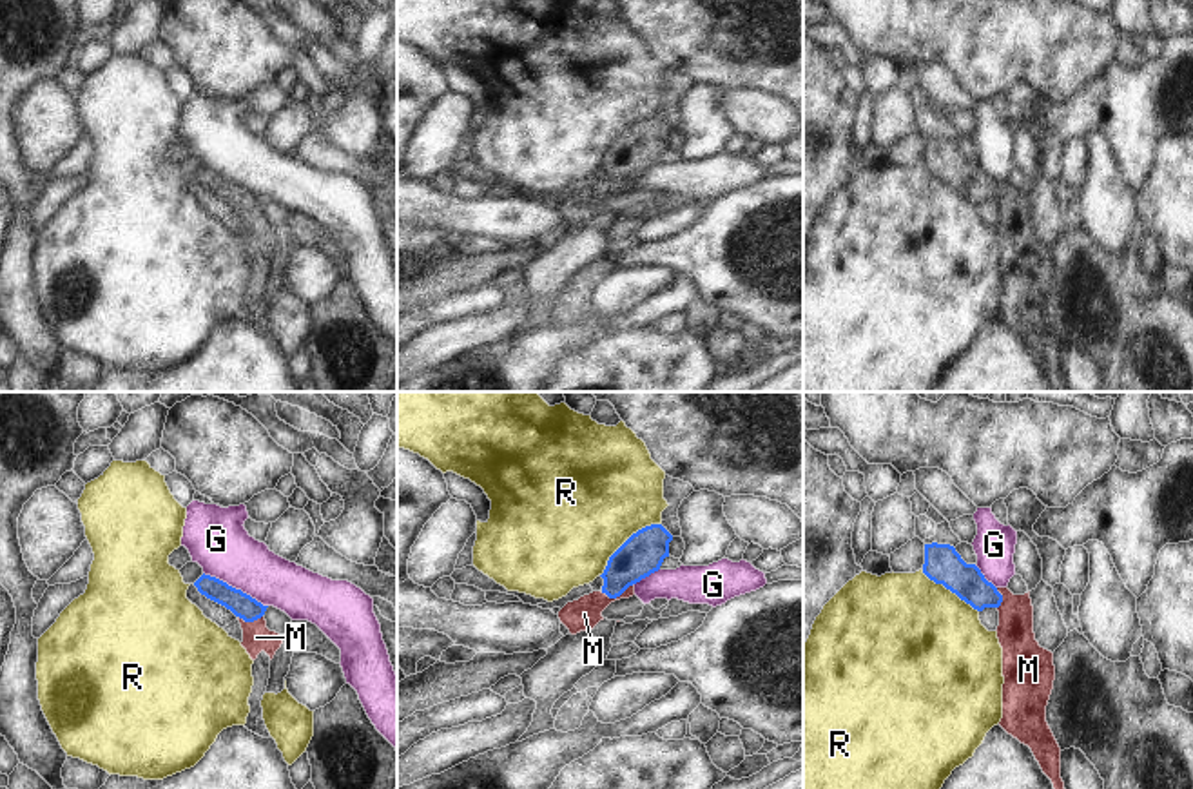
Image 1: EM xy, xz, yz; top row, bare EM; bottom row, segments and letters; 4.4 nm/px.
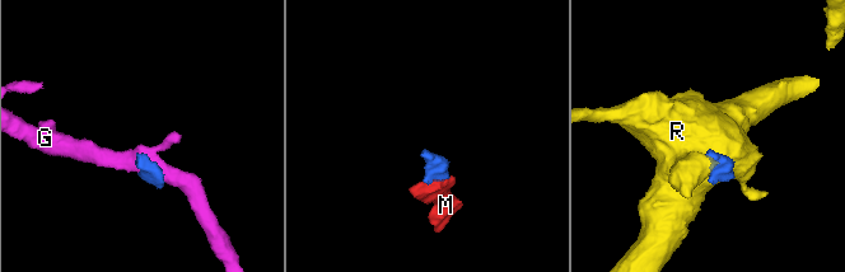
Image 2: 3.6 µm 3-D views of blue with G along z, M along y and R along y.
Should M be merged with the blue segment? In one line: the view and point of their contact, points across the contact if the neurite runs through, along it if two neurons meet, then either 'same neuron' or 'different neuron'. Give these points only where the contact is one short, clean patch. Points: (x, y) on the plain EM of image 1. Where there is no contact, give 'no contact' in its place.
contact xz (615, 191); way xz (642, 147), (619, 171), (615, 191), (597, 194), (584, 207); same neuron

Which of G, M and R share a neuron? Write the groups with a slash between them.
G / M / R

